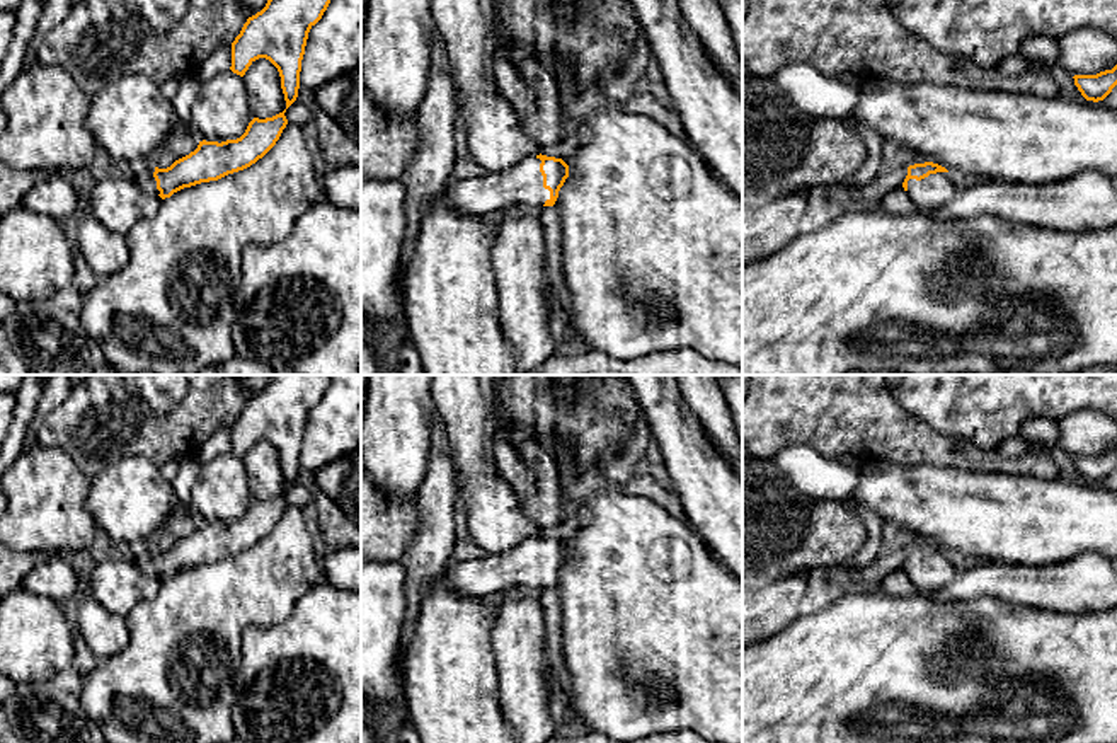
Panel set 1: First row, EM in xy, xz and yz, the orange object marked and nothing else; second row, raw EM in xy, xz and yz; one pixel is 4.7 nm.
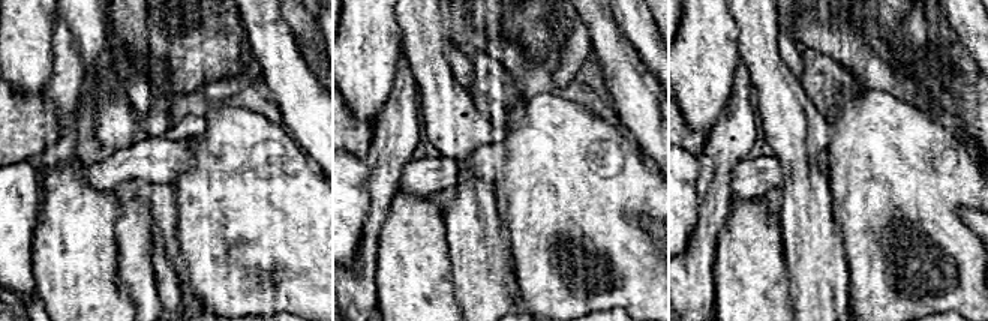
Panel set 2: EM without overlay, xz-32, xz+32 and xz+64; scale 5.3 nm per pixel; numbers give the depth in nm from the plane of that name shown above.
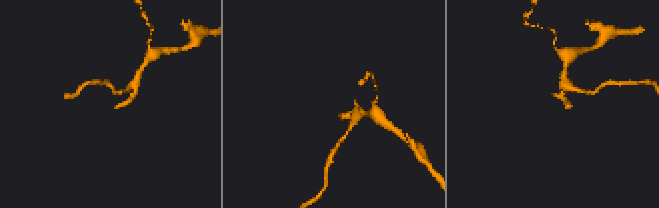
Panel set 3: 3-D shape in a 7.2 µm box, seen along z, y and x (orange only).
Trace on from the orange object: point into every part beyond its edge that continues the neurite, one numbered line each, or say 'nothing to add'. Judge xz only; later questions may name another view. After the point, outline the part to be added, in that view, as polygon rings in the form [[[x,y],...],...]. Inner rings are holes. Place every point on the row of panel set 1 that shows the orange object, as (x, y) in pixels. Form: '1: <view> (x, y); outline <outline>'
1: xz (523, 183); outline [[[530,157],[504,172],[463,181],[450,179],[443,189],[444,199],[453,210],[472,216],[514,203],[541,208],[550,199],[550,191],[543,187],[540,164],[540,158]]]

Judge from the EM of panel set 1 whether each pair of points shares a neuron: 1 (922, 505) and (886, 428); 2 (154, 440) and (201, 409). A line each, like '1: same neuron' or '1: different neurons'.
1: different neurons
2: same neuron

